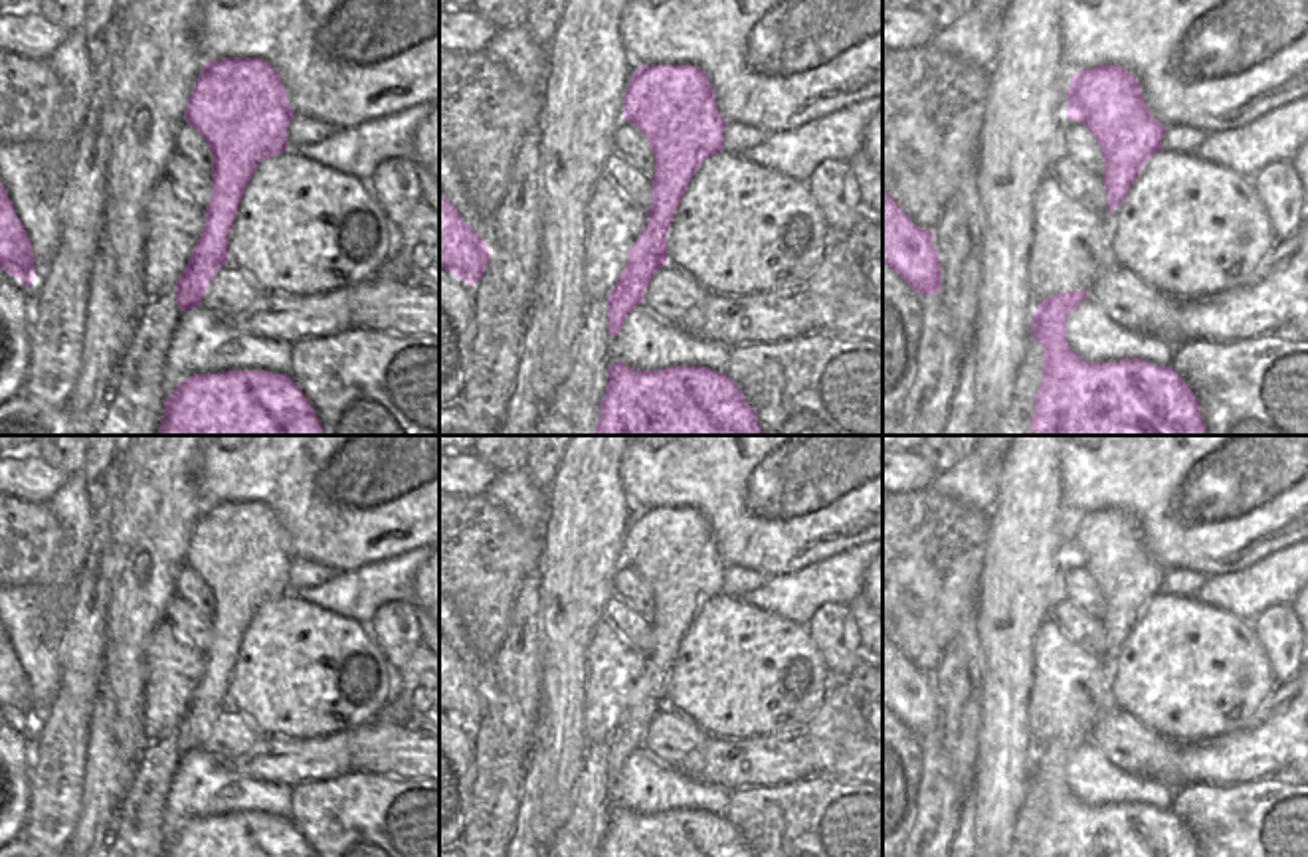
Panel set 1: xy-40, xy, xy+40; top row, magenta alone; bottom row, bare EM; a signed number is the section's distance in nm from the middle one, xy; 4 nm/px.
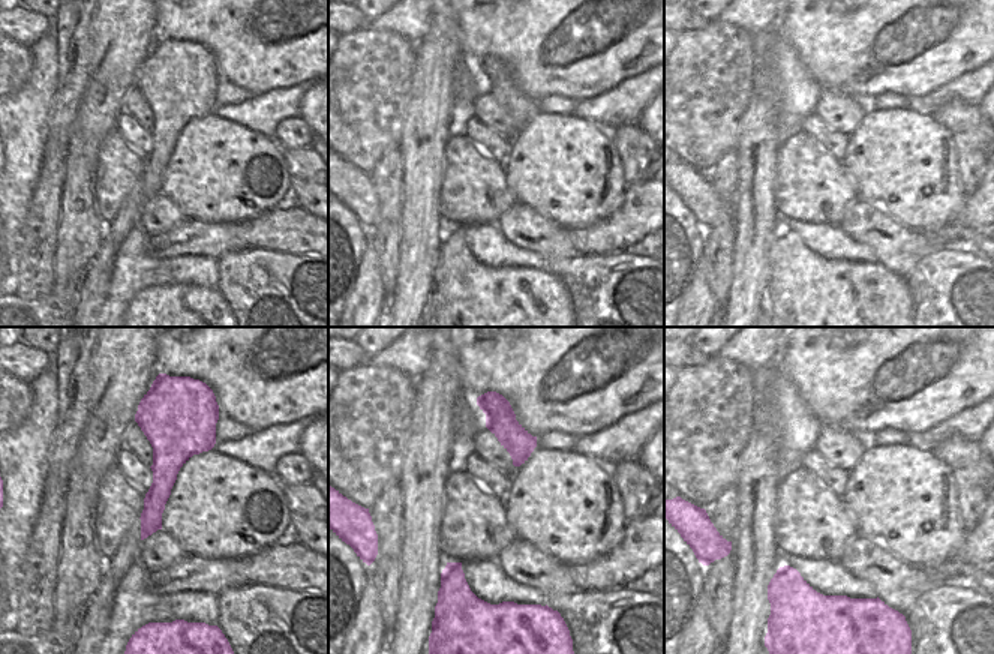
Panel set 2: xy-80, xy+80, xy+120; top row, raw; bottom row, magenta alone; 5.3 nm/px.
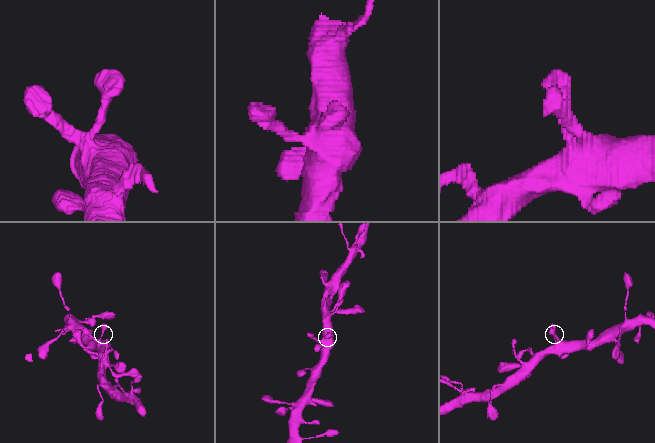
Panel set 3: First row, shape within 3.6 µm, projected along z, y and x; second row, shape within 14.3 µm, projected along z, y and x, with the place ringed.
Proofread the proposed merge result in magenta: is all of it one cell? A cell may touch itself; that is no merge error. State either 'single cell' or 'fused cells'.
single cell

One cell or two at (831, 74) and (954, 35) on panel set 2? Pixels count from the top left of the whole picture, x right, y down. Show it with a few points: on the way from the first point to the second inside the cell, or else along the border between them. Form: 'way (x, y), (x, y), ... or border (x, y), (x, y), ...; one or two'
way (861, 78), (867, 83), (924, 54); one

